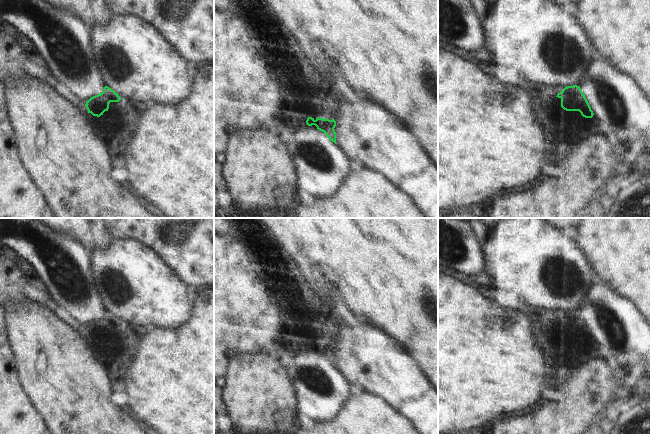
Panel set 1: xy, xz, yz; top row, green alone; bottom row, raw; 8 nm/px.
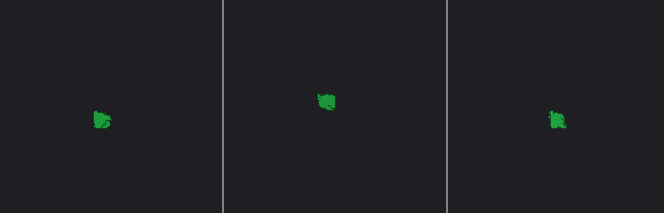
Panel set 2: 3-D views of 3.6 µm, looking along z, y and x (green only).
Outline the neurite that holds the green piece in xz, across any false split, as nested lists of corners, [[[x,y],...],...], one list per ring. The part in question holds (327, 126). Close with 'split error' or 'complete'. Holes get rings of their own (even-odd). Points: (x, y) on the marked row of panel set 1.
[[[308,117],[303,128],[296,128],[293,137],[286,143],[296,166],[296,179],[301,191],[315,198],[331,197],[341,188],[349,175],[349,162],[346,152],[336,143],[334,119]]]; split error

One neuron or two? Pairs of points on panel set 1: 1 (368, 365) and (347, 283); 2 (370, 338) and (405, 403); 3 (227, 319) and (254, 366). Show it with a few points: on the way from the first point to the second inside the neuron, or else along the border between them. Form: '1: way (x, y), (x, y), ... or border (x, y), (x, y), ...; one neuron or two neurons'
1: border (359, 320), (370, 323), (381, 330); two neurons
2: way (370, 354), (403, 387); one neuron
3: border (261, 349), (235, 354), (227, 366); two neurons

